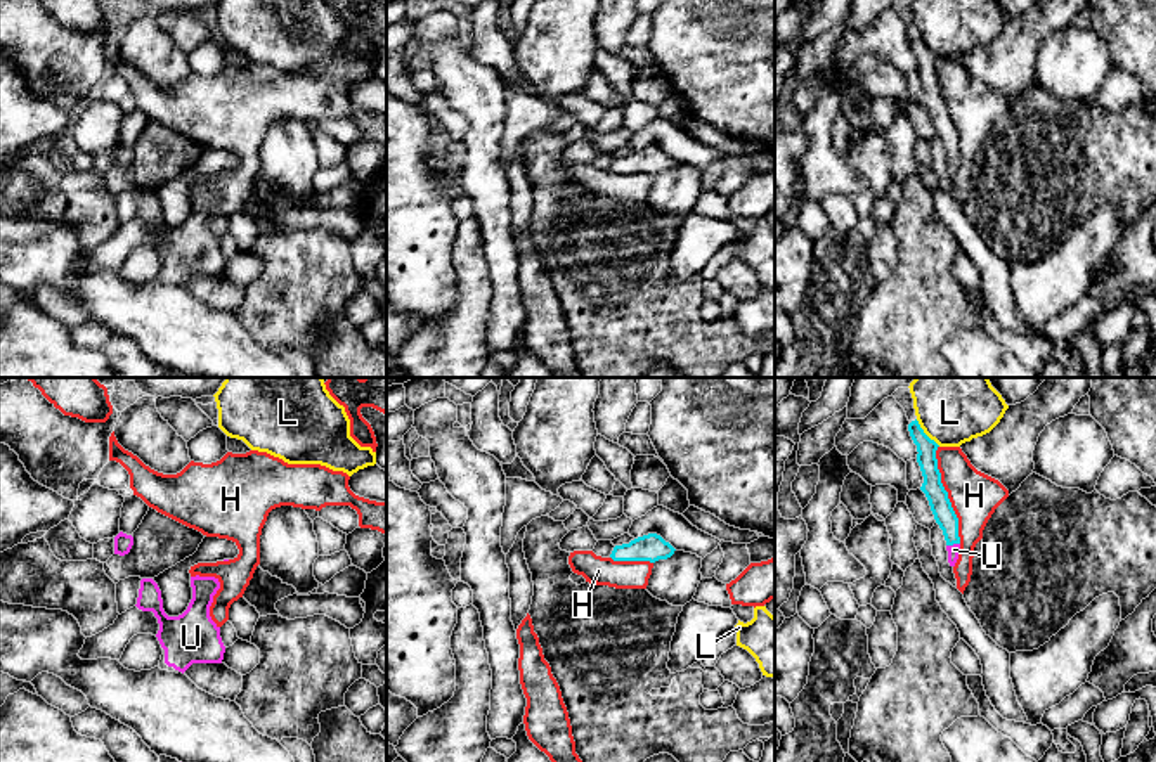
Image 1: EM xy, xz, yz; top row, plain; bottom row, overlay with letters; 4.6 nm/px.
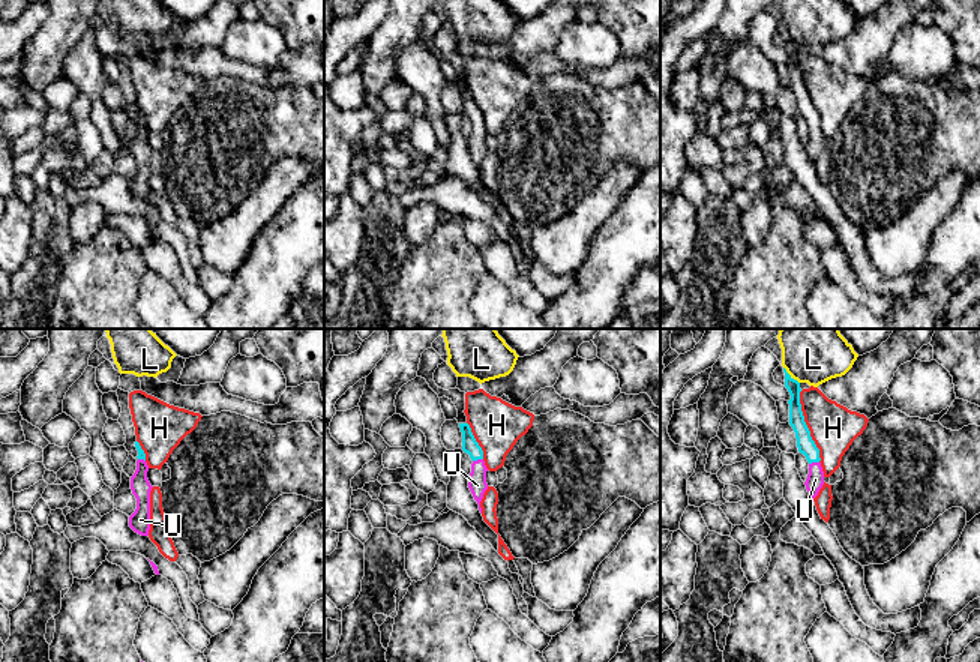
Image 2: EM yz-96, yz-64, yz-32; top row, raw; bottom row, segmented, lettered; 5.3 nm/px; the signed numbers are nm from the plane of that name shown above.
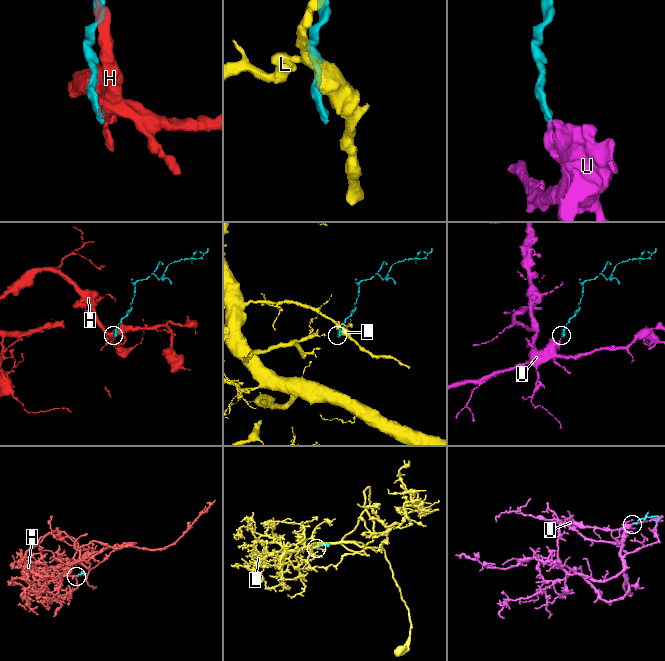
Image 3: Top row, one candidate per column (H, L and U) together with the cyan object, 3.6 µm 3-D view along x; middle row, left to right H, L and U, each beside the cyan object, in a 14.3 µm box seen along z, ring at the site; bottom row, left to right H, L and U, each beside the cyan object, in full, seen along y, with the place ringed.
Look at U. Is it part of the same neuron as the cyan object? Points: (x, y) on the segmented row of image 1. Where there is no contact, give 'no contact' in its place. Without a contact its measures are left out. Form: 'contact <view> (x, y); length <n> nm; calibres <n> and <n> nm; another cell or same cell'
contact yz (952, 544); length 70 nm; calibres 100 and 50 nm; same cell

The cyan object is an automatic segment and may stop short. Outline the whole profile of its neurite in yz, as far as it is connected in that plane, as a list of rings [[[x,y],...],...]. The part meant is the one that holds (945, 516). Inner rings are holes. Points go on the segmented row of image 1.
[[[917,419],[908,424],[908,431],[913,443],[917,445],[917,462],[924,476],[920,490],[925,494],[934,520],[943,530],[948,563],[950,566],[955,566],[960,552],[958,518],[951,507],[948,492],[941,483],[941,473],[938,469],[936,459],[936,450],[939,445],[924,433]]]

